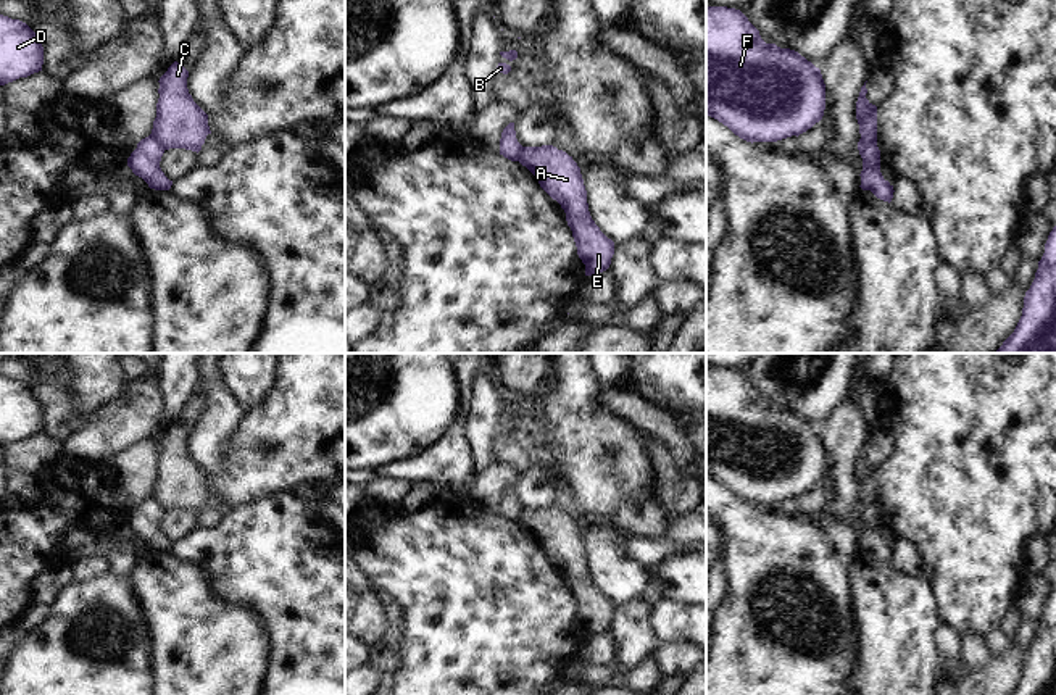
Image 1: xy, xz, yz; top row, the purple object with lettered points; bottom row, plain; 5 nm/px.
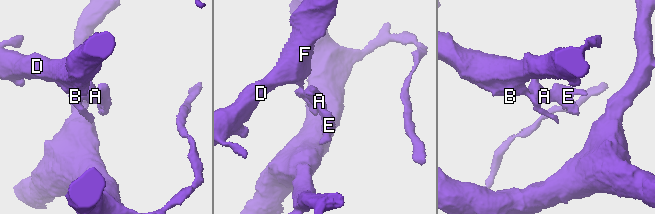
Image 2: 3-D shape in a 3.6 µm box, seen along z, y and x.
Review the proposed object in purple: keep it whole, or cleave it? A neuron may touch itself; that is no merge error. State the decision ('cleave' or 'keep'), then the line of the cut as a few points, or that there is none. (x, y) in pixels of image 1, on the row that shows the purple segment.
cleave | xy (150, 134), (166, 149)

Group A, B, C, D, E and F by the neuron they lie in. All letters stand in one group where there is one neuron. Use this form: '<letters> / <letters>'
A C E / B D F

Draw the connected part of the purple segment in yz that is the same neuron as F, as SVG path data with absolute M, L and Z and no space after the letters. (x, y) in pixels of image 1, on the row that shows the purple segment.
M706 6L706 114L746 142L777 142L819 123L825 110L821 69L790 48L766 44L735 8Z

